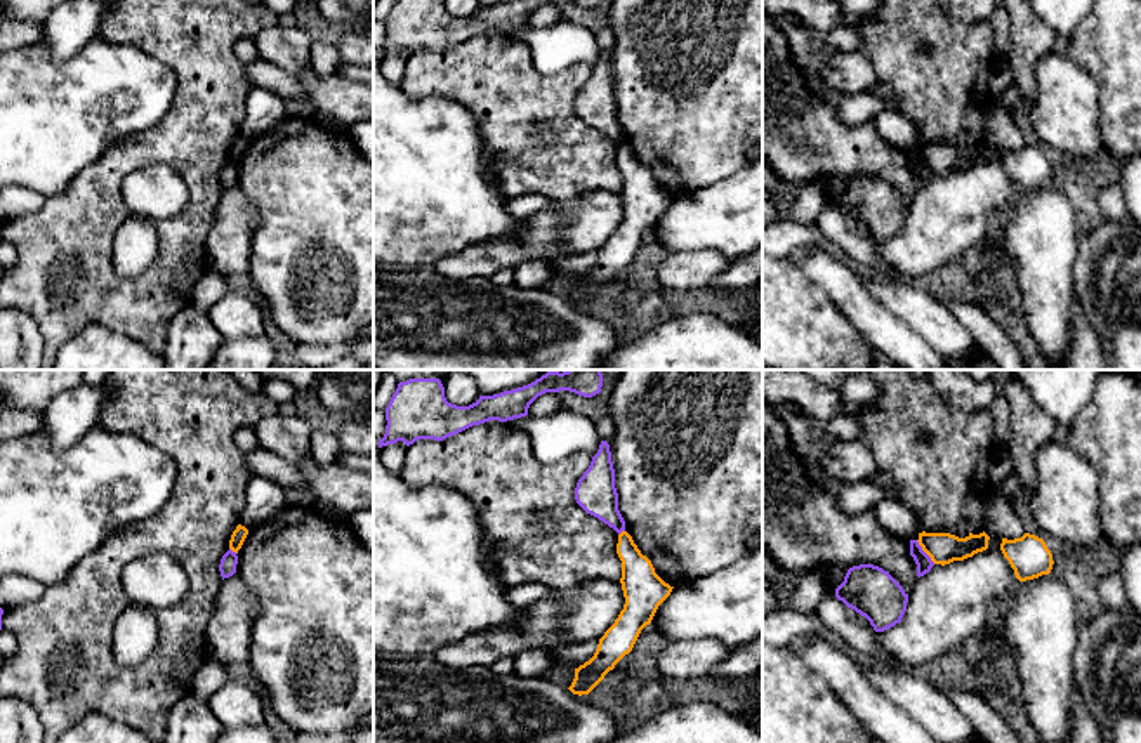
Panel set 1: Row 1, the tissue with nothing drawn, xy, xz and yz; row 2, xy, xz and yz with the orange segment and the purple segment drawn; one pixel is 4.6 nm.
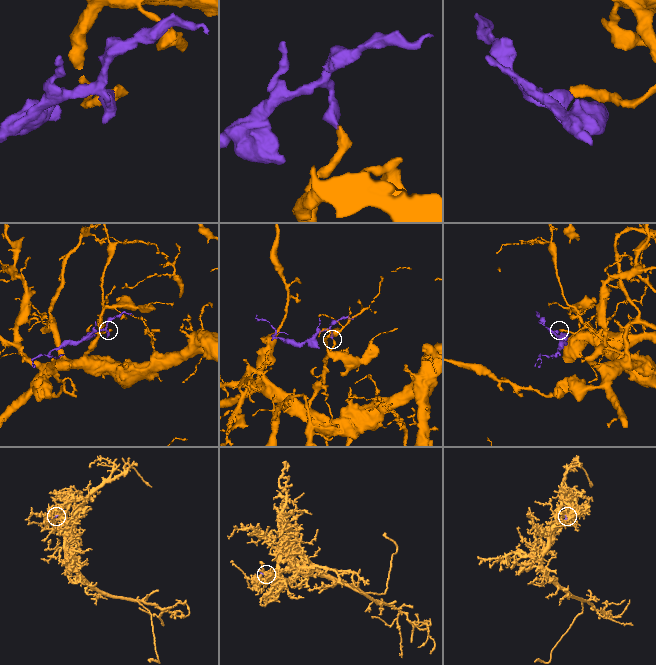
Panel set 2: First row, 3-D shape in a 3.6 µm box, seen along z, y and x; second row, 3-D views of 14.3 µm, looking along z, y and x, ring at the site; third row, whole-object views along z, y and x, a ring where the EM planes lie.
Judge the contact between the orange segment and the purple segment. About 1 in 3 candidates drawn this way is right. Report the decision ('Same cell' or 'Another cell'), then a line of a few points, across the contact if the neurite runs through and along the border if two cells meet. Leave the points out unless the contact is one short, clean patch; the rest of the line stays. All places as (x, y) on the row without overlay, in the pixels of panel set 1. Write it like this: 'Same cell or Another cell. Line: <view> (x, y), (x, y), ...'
Another cell. Line: yz (916, 151), (935, 174)

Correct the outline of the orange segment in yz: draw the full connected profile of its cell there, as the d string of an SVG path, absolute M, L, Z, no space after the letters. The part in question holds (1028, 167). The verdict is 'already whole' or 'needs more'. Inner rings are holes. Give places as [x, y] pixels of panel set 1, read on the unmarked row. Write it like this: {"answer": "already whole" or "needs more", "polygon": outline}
{"answer": "already whole", "polygon": "M1030 144L1014 151L1002 149L1000 161L1019 193L1049 186L1054 175L1045 153Z"}

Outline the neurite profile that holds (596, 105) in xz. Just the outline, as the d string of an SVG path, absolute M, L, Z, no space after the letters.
M601 52L589 80L578 90L575 111L587 125L597 128L618 146L625 142L625 132L618 122L611 62L606 52Z

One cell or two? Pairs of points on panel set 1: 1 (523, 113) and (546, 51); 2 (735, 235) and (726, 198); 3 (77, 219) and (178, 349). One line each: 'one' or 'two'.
1: two
2: one
3: two

